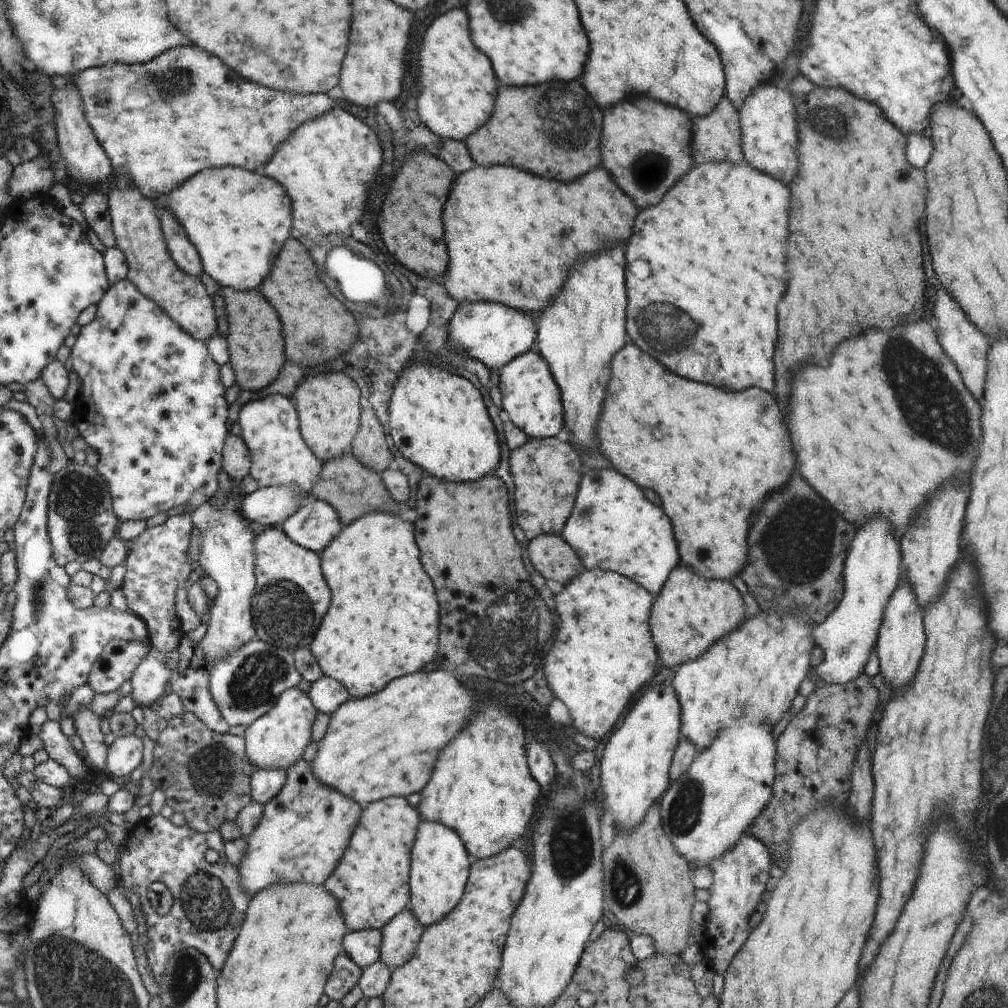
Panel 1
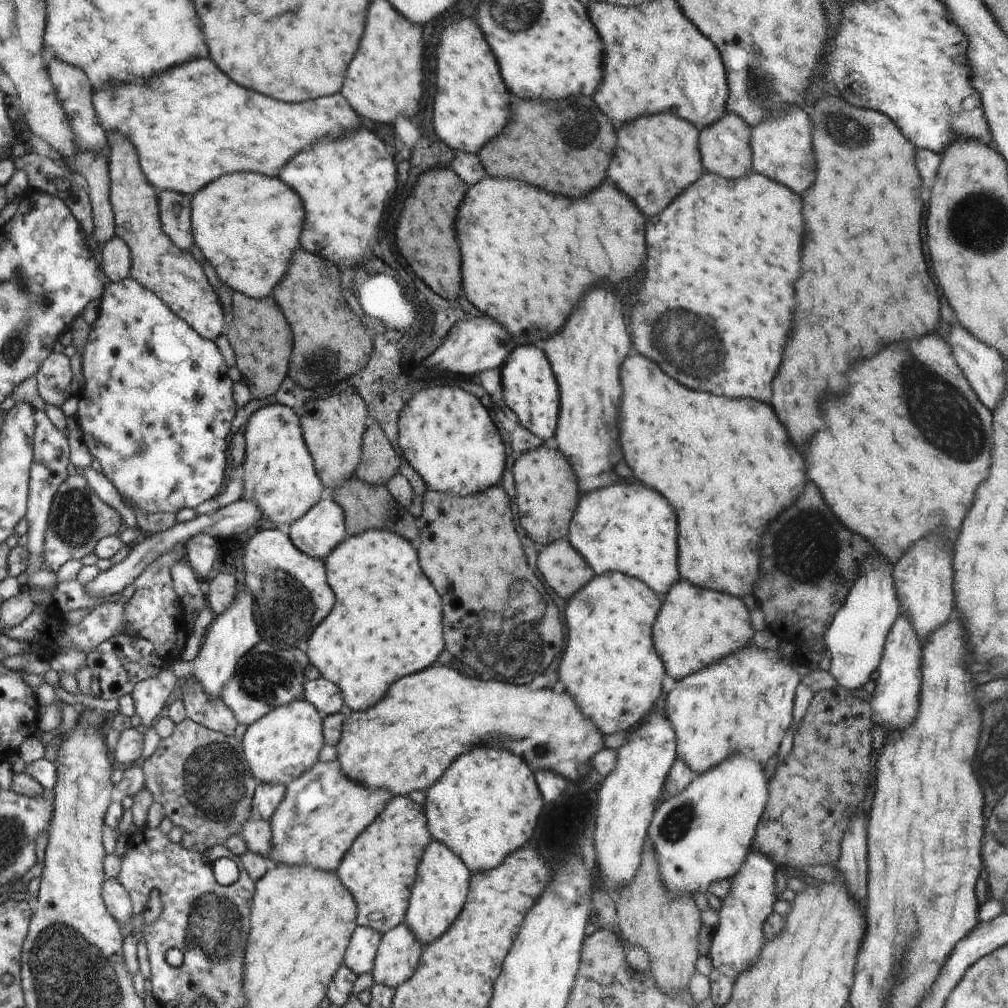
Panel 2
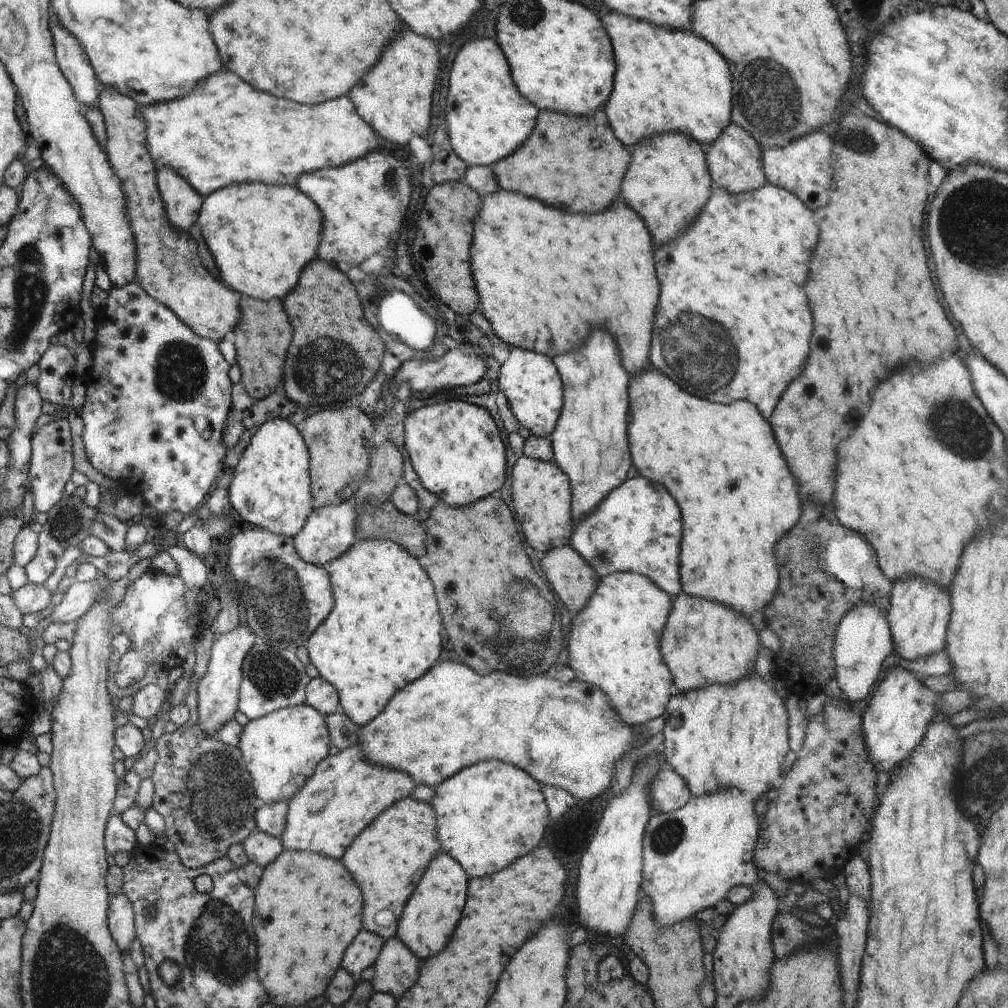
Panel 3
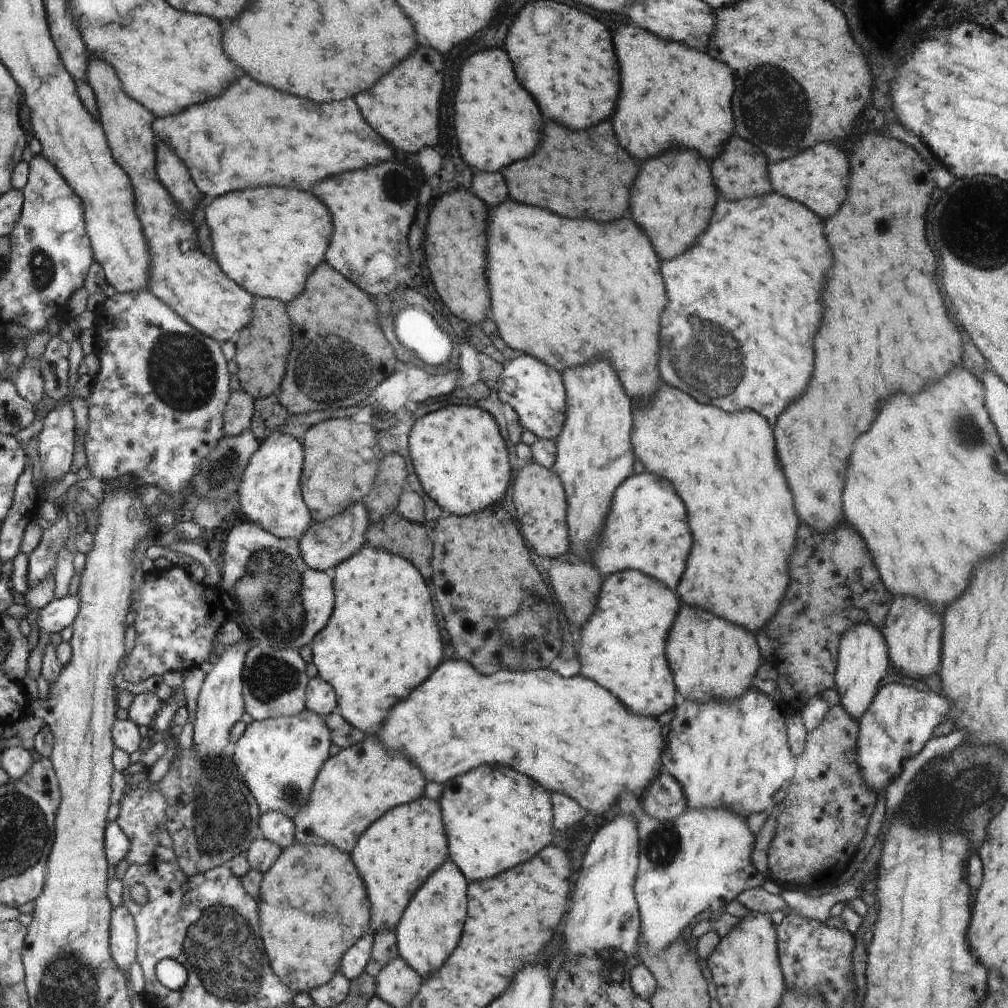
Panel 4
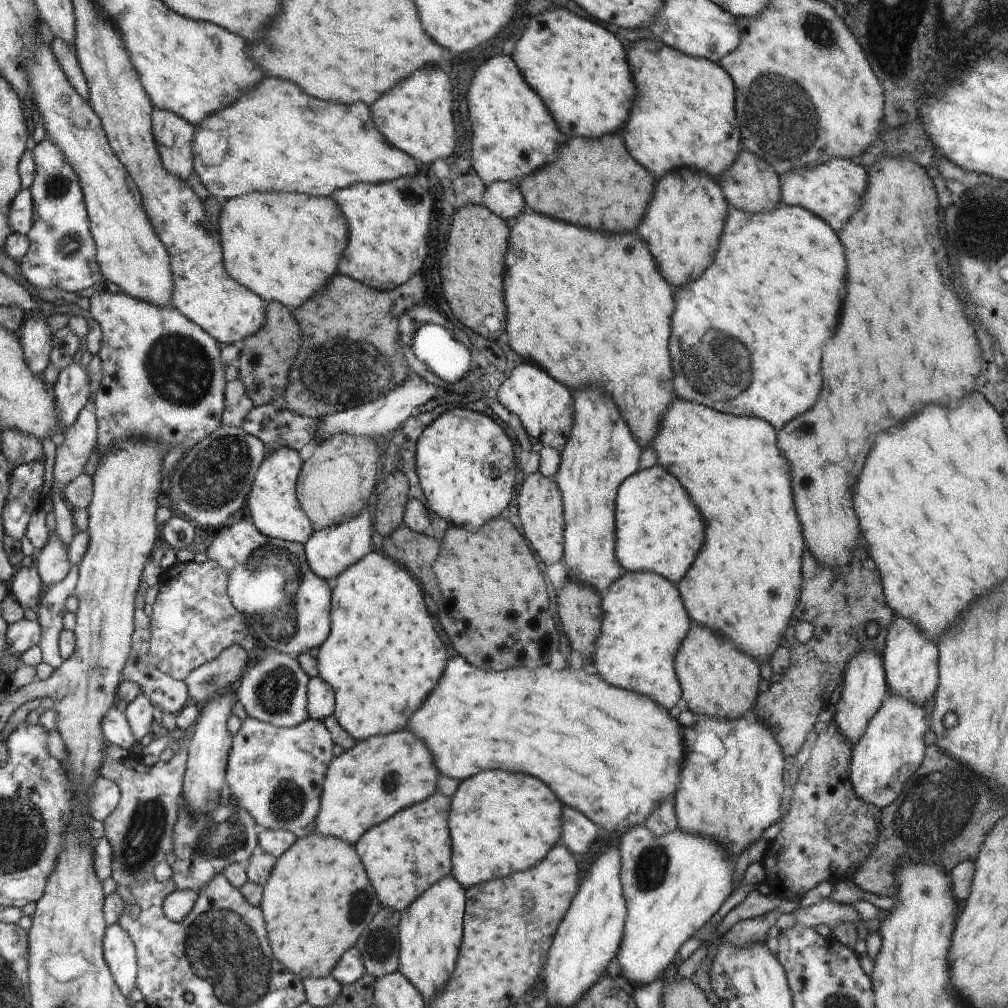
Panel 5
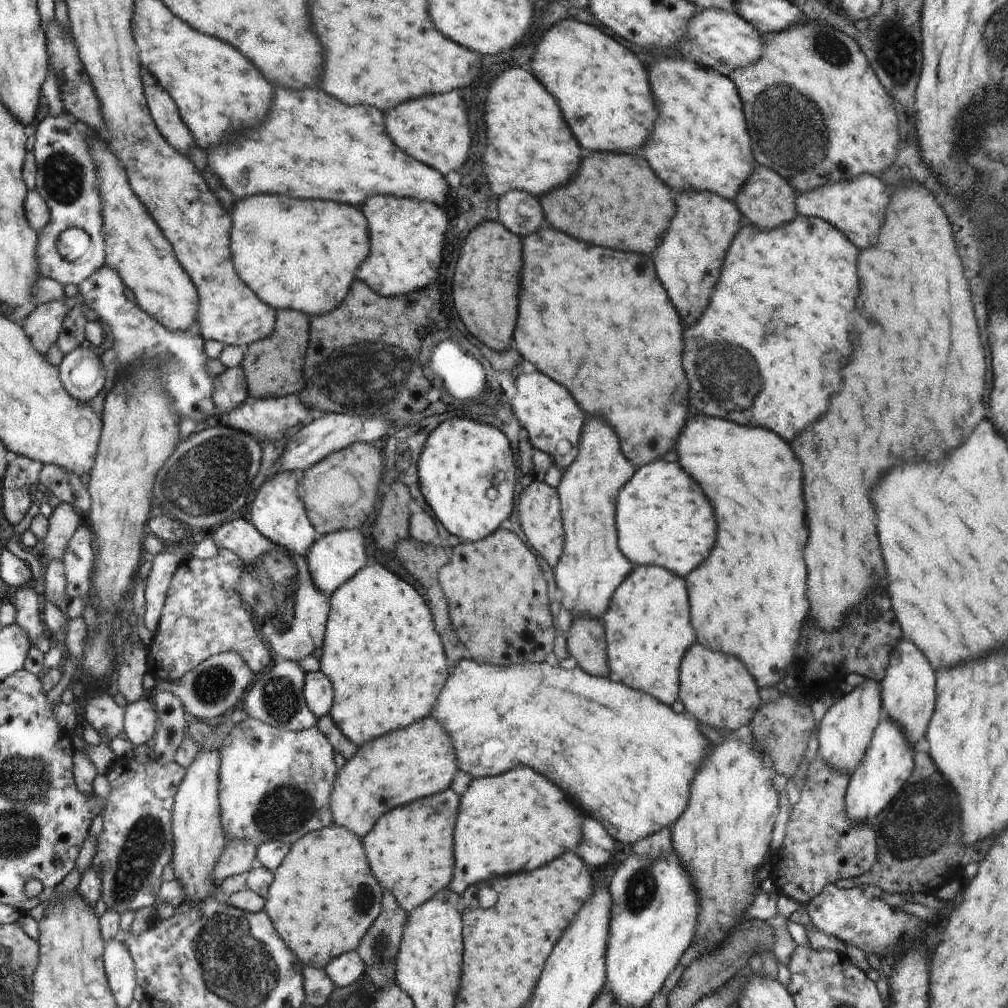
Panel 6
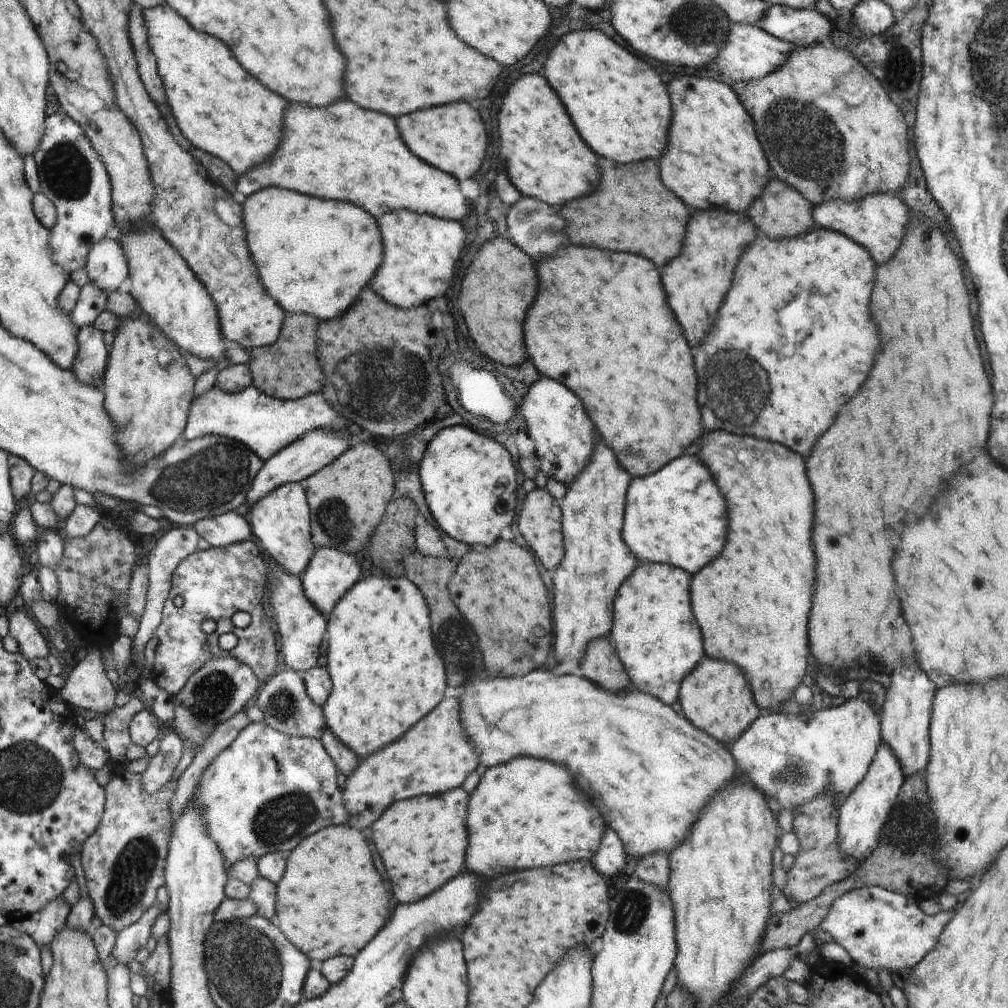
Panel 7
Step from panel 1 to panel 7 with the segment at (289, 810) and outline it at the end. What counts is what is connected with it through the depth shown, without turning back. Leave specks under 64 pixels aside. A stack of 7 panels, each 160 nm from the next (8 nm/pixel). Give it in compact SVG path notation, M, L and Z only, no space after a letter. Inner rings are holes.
M444 698L444 704L440 704L440 708L432 712L432 716L424 716L424 720L420 720L420 724L416 724L416 728L412 728L412 732L408 732L404 740L395 740L396 744L390 743L374 754L360 759L354 772L347 776L346 786L344 786L344 800L348 812L351 813L347 825L364 831L378 820L392 803L420 795L436 796L436 794L444 794L446 790L462 786L468 774L472 774L478 768L480 758L472 748L470 736L464 732L460 724L460 714L462 708L458 698Z

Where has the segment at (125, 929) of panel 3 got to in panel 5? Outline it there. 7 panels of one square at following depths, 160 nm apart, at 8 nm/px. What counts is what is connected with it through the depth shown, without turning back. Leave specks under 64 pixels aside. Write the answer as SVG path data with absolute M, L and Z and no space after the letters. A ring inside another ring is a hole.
M118 922L107 928L103 952L118 988L129 995L137 987L137 958L133 942Z

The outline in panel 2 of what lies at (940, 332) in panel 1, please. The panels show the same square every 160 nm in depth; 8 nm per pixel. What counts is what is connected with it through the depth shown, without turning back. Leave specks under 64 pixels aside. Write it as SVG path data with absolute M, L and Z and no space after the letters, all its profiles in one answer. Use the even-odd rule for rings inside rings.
M956 326L950 334L948 334L948 344L952 349L955 361L957 365L962 368L966 380L970 382L972 390L976 392L978 400L988 408L988 410L994 410L996 404L1004 398L1004 388L1006 388L1006 370L1004 370L1004 362L1002 362L1002 356L992 350L990 346L986 346L984 342L980 342L978 338L974 338L970 332L966 332L964 328Z

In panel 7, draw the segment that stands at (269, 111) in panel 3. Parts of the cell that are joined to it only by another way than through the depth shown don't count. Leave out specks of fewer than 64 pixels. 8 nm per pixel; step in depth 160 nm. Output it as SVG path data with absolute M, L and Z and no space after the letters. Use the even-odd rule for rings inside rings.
M338 100L336 104L326 108L290 104L288 116L284 116L284 140L281 140L275 155L272 155L268 162L237 177L237 194L245 198L274 186L304 192L310 196L360 204L360 208L368 208L368 212L372 212L372 216L378 219L388 211L409 210L433 217L459 220L462 224L466 222L466 218L470 218L470 202L462 196L456 179L451 173L444 172L443 169L436 168L412 154L402 142L394 118L380 112L364 110L348 100Z

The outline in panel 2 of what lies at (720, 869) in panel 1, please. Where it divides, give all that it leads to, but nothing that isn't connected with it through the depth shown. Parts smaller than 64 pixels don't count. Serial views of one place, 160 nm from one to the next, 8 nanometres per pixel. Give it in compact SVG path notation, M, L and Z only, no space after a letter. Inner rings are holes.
M749 852L740 872L733 877L731 891L722 900L719 912L719 924L714 938L711 940L711 949L707 954L712 958L712 971L709 981L711 984L711 999L715 1006L724 1006L730 1000L732 988L736 978L746 972L760 956L762 944L764 944L764 921L773 913L775 892L774 874L777 872L774 866L762 853Z

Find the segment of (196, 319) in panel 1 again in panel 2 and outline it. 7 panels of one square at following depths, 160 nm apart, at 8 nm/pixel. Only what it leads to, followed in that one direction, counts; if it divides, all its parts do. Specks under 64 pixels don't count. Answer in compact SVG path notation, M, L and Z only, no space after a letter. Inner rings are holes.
M110 131L111 151L109 152L109 199L115 218L115 236L127 241L131 249L131 274L134 280L138 280L144 288L156 293L176 314L183 318L201 337L215 341L222 332L222 306L218 302L216 292L208 284L200 264L192 258L192 254L186 254L184 249L177 246L168 238L162 228L159 217L158 190L147 179L142 166L139 164L139 153L129 138L120 133Z

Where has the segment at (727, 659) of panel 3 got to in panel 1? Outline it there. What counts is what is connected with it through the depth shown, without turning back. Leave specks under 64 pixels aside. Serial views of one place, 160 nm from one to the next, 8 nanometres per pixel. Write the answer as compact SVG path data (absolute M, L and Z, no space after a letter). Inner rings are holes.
M688 565L674 568L656 597L656 612L651 616L660 662L675 670L688 660L698 660L714 643L740 628L748 619L742 597L730 582L704 578Z

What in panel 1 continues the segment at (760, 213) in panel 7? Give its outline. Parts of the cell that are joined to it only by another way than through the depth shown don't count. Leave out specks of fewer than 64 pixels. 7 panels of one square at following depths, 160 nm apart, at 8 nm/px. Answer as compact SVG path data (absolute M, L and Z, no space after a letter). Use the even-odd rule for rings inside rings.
M727 96L709 115L691 118L695 131L691 155L698 165L720 161L736 164L745 162L739 111Z

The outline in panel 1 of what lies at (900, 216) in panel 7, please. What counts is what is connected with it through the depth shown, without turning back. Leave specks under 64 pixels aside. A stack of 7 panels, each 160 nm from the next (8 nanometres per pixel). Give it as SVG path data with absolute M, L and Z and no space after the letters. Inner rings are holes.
M774 82L760 84L738 109L742 125L742 147L745 162L760 172L788 184L798 172L798 136L796 136L796 106L788 88Z

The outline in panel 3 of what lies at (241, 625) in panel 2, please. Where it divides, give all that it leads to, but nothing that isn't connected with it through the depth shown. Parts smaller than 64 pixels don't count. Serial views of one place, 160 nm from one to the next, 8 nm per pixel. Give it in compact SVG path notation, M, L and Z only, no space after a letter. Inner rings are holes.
M236 626L230 632L222 632L214 636L210 648L210 659L205 676L198 684L198 710L199 724L213 734L218 728L223 727L235 718L239 709L239 688L242 686L242 667L247 653L251 651L256 642L252 630Z

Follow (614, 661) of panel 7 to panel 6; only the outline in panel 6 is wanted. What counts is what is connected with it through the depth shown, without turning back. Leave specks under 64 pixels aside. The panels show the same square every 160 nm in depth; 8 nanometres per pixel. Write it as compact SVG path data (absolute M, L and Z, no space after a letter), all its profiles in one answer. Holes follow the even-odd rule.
M580 617L574 619L567 640L567 650L576 658L577 666L592 676L608 676L609 660L606 660L604 626L598 619Z

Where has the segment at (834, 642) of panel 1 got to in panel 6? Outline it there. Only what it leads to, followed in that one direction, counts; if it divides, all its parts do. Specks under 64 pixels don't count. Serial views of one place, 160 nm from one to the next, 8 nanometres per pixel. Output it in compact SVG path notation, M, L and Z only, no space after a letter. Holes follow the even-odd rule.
M867 679L864 684L857 686L833 703L825 713L820 722L818 734L816 734L817 754L833 771L846 773L850 778L860 766L860 761L868 750L882 710L879 683Z

